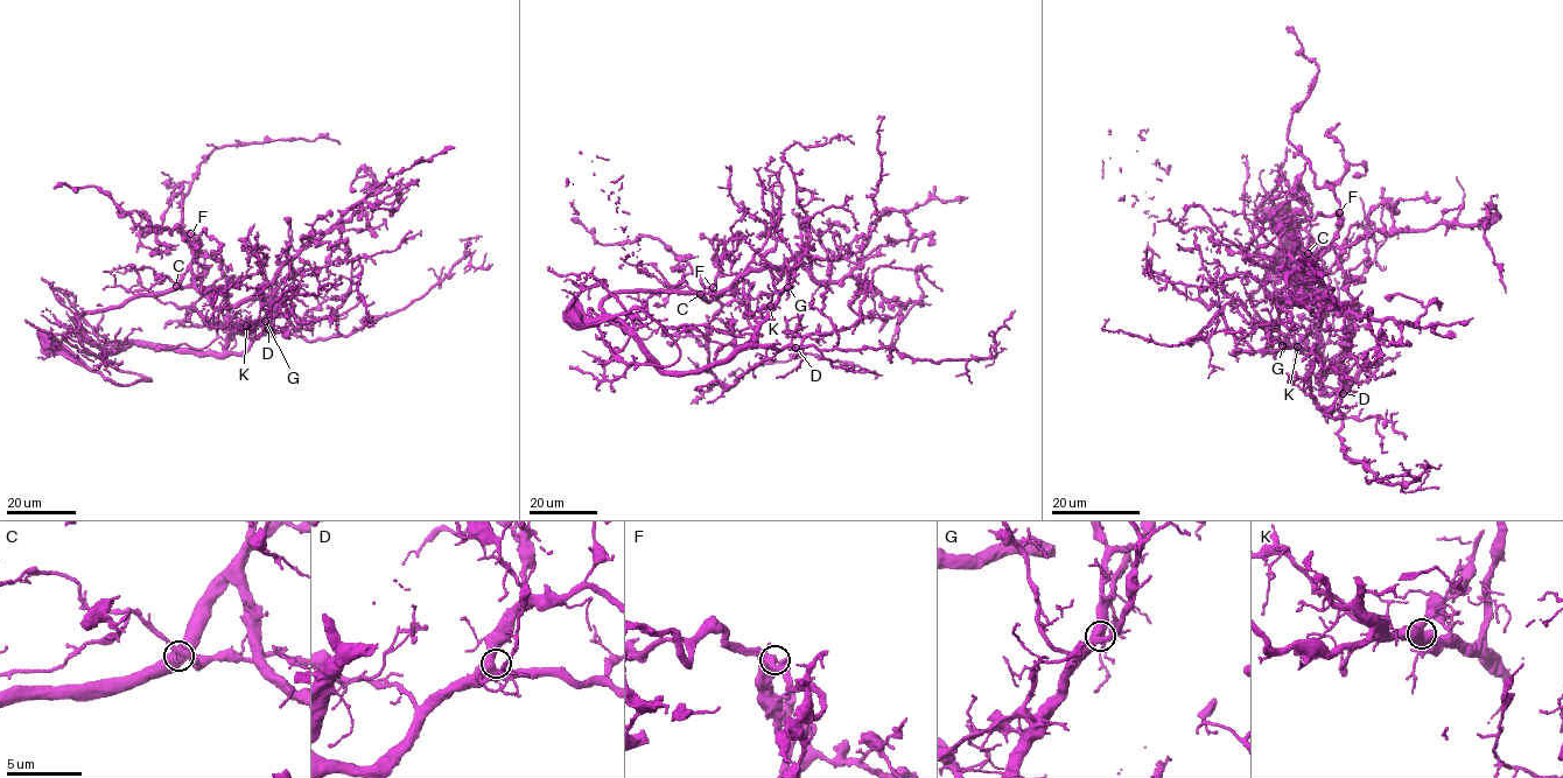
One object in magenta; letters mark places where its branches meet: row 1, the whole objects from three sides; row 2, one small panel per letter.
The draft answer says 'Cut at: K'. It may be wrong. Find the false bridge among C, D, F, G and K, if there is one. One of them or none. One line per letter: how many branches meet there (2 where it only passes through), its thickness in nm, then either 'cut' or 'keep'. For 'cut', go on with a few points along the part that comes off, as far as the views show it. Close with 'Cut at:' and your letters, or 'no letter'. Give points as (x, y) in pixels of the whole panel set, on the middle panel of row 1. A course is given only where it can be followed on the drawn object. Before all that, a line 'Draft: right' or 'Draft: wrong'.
Draft: right
C: 4 | 480 nm | keep
D: 5 | 500 nm | keep
F: 4 | 480 nm | keep
G: 4 | 440 nm | keep
K: 6 | 500 nm | cut | (770, 306), (748, 313), (747, 303)
Cut at: K

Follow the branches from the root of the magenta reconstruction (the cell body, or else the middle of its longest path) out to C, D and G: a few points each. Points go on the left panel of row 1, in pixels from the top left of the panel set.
C: (48, 337), (109, 380), (151, 380), (116, 370), (63, 336), (67, 327), (96, 345), (77, 316), (176, 286)
D: (48, 337), (127, 385), (151, 378), (70, 344), (67, 327), (104, 350), (221, 355), (244, 354), (268, 329)
G: (48, 337), (127, 385), (151, 378), (70, 344), (67, 327), (104, 350), (219, 354), (229, 331), (265, 321)

